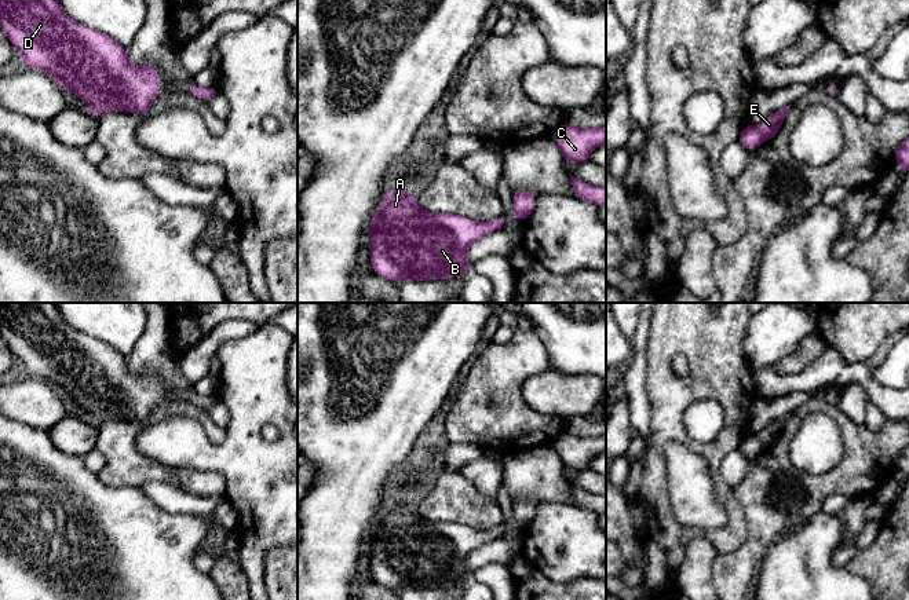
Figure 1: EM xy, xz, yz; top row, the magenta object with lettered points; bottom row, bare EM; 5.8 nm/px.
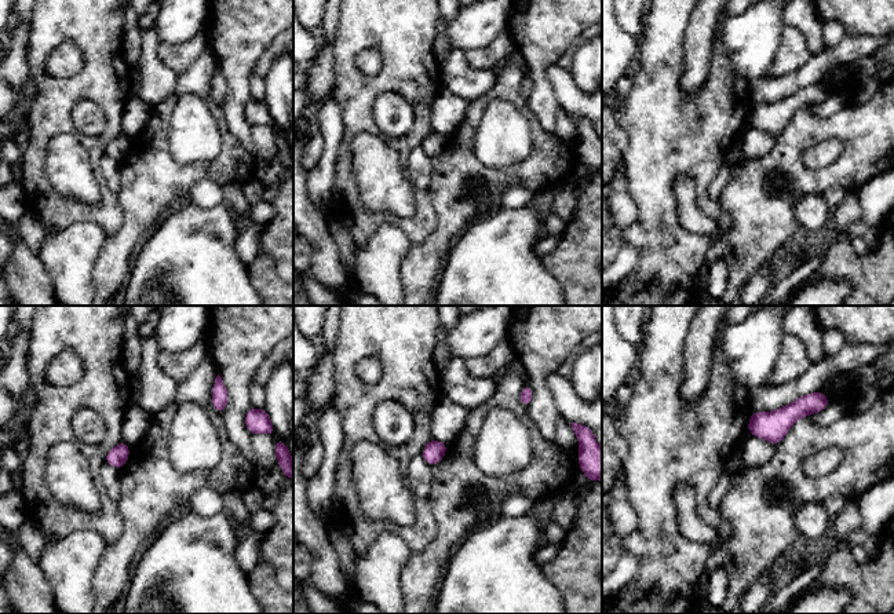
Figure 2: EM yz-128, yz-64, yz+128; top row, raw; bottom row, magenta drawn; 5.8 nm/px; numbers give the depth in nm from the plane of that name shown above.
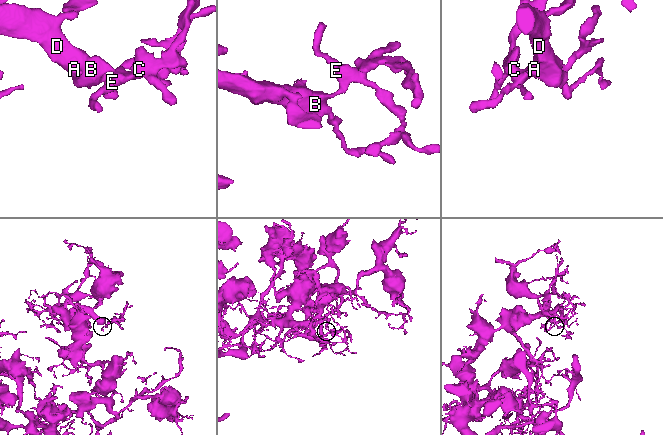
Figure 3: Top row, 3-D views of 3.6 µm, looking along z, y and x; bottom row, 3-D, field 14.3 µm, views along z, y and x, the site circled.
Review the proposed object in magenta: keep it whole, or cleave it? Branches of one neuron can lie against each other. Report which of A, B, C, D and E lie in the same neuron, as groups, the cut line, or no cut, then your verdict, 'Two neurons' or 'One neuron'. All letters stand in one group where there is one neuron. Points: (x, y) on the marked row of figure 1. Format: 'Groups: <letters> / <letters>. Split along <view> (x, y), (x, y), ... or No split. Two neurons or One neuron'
Groups: A B C D E. No split. One neuron

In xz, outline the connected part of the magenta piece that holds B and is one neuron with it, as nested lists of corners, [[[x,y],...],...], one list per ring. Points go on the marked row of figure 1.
[[[399,187],[386,191],[377,213],[366,228],[370,234],[372,270],[397,282],[466,277],[471,270],[466,257],[468,246],[482,235],[503,228],[507,220],[504,215],[490,222],[472,222],[461,215],[431,213],[423,209],[409,191]]]

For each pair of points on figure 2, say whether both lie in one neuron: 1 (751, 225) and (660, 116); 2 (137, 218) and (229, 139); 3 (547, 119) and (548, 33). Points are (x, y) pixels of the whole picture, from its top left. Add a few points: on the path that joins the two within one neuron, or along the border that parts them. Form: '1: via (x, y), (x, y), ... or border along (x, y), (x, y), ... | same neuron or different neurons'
1: border along (718, 200), (730, 218), (730, 226), (726, 231) | different neurons
2: via (163, 192), (177, 179), (216, 165) | same neuron
3: via (543, 98), (540, 54) | same neuron

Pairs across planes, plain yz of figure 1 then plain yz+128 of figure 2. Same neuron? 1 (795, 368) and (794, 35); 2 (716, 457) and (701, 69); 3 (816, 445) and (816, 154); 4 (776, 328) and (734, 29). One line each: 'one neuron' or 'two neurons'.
1: one neuron
2: two neurons
3: one neuron
4: one neuron

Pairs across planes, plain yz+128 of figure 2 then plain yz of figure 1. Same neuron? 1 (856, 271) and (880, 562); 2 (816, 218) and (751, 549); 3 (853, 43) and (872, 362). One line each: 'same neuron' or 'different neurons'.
1: same neuron
2: different neurons
3: same neuron

